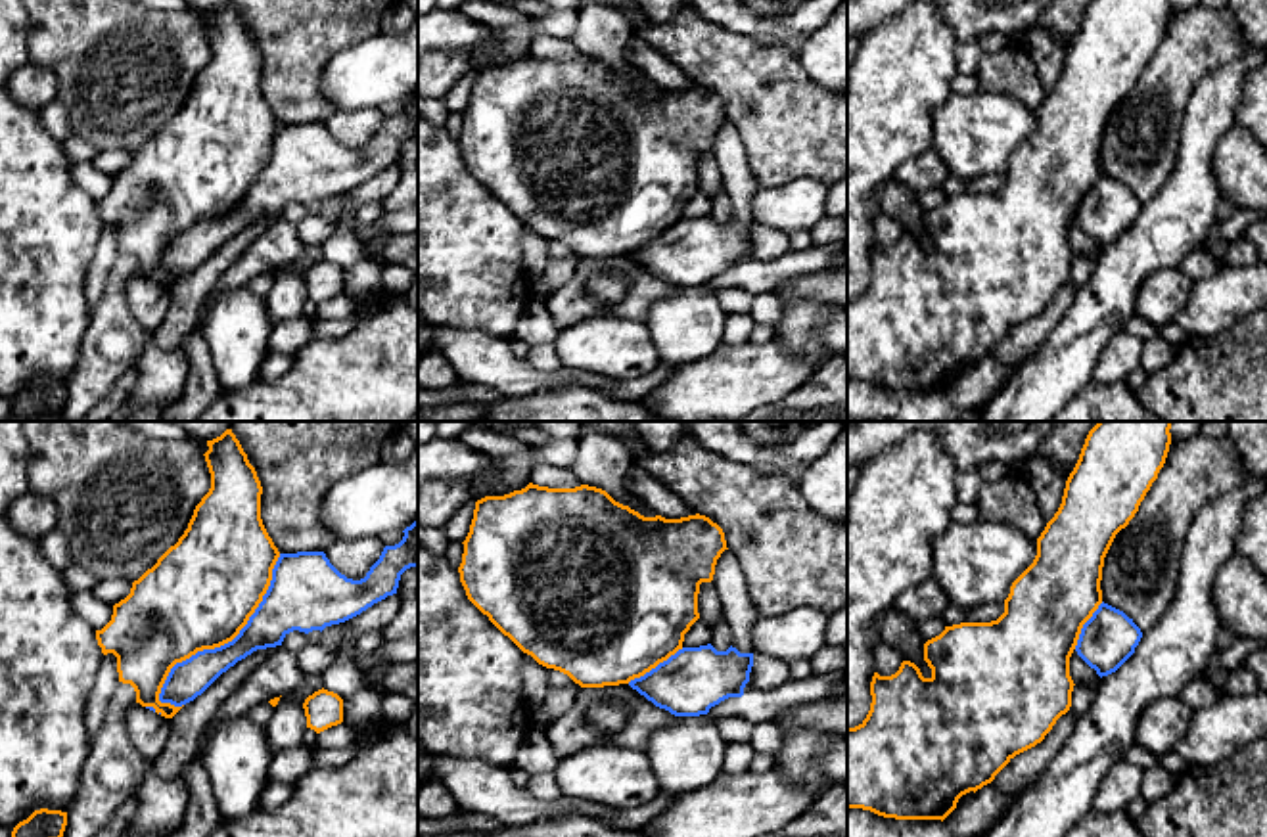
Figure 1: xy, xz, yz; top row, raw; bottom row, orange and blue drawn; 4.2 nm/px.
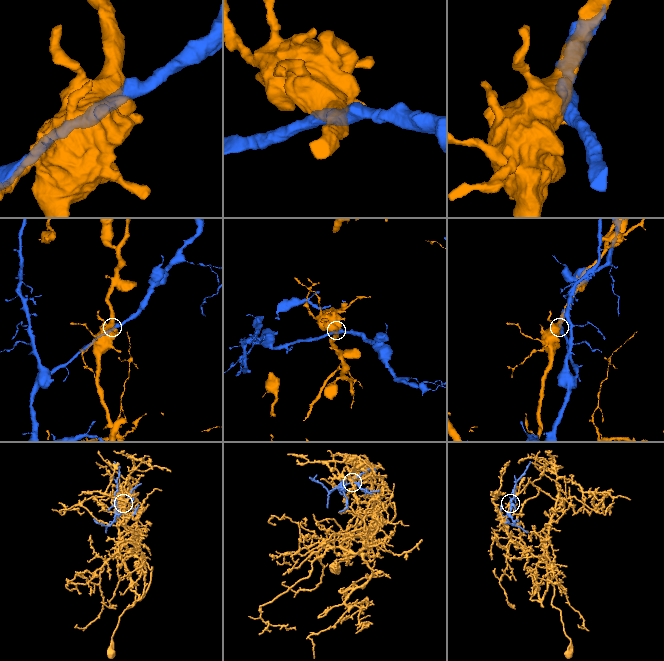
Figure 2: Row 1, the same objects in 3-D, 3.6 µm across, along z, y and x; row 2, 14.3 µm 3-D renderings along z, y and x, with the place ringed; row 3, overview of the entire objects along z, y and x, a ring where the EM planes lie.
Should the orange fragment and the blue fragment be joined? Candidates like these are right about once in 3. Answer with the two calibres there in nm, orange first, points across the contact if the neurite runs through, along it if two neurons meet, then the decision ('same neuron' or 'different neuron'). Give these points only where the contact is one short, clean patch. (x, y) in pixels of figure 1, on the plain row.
460 nm thick on the orange side, 180 nm on the other; different neuron

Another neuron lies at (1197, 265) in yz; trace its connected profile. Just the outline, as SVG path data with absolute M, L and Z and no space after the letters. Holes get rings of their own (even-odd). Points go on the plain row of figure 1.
M1202 245L1202 247L1194 249L1192 253L1188 253L1183 259L1183 262L1179 264L1179 268L1192 282L1200 282L1200 280L1209 278L1211 274L1215 274L1221 268L1221 264Z

